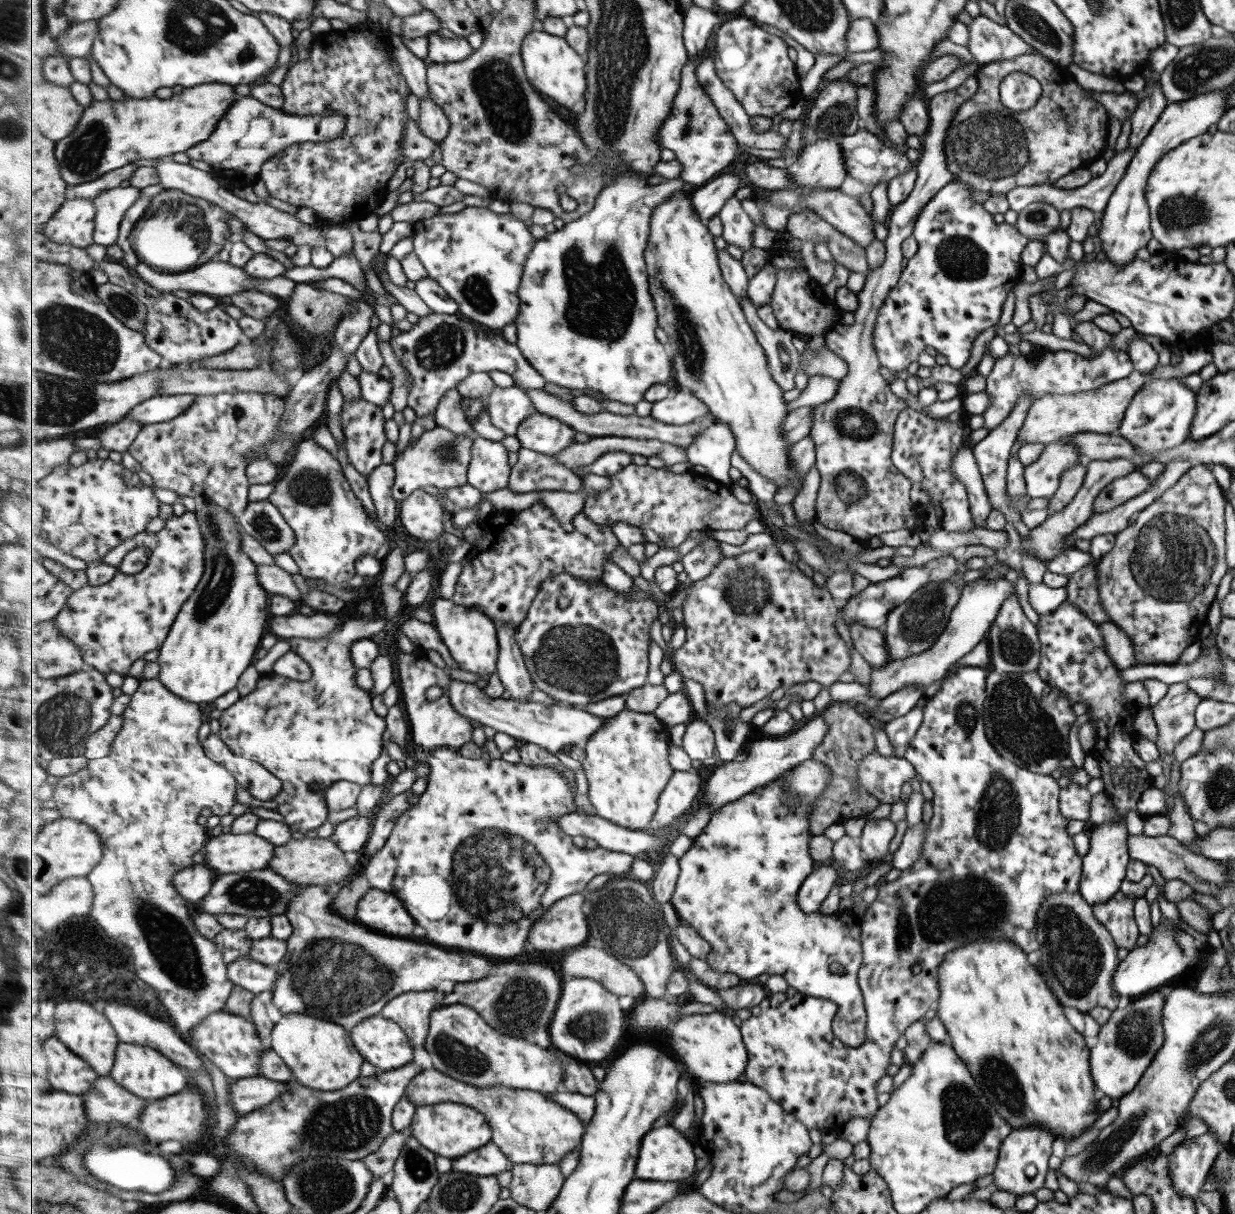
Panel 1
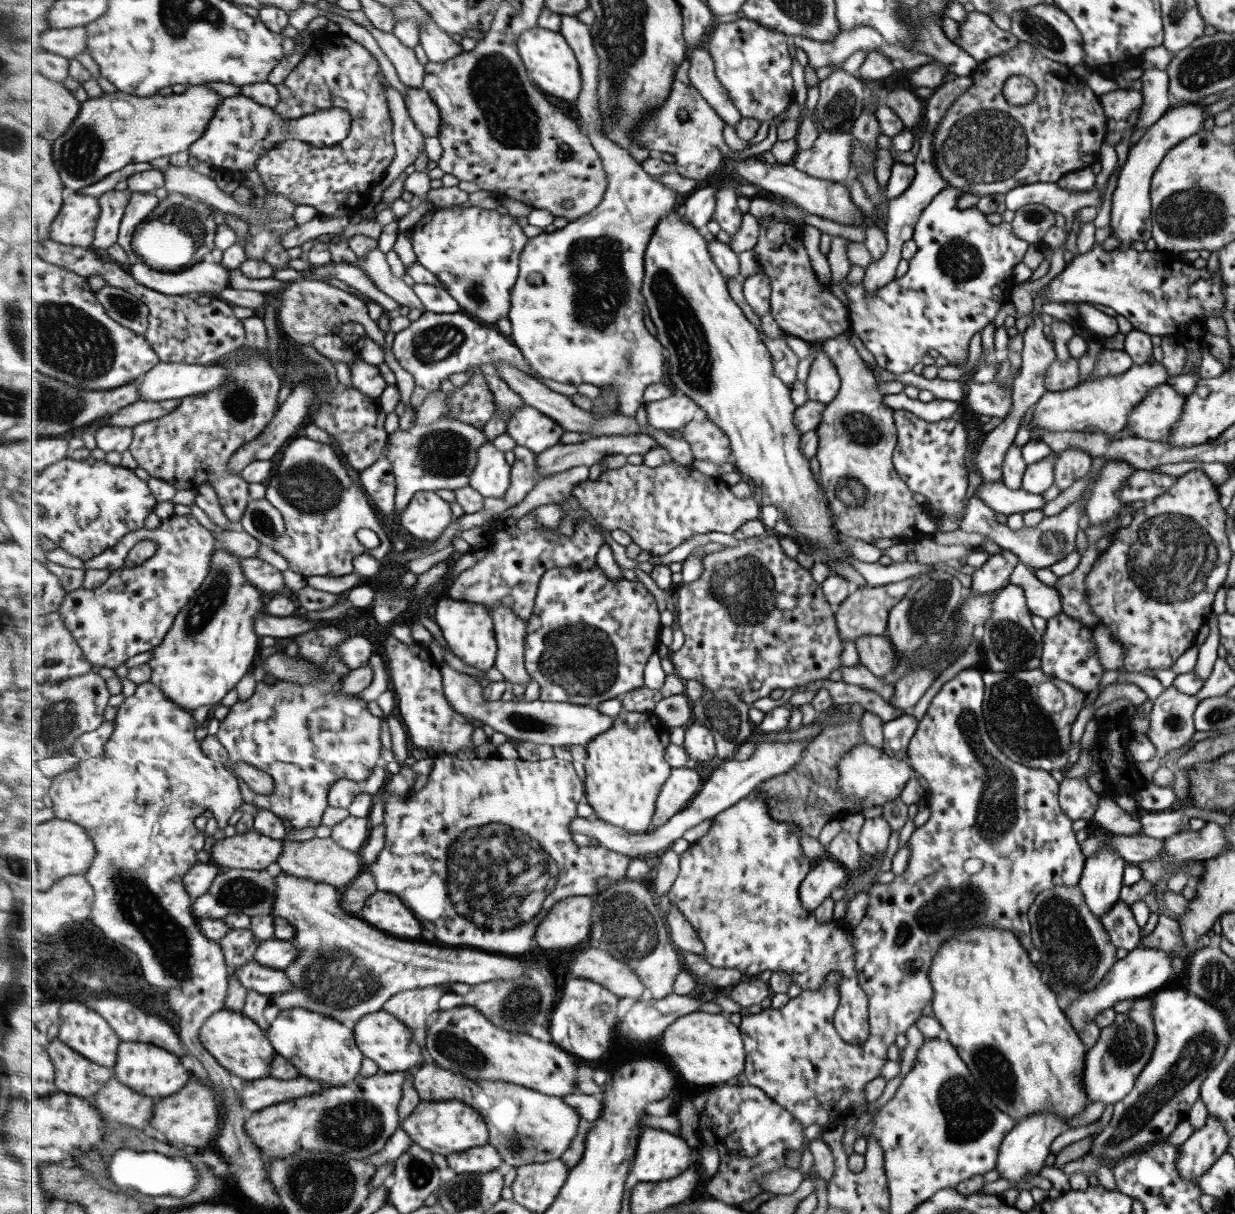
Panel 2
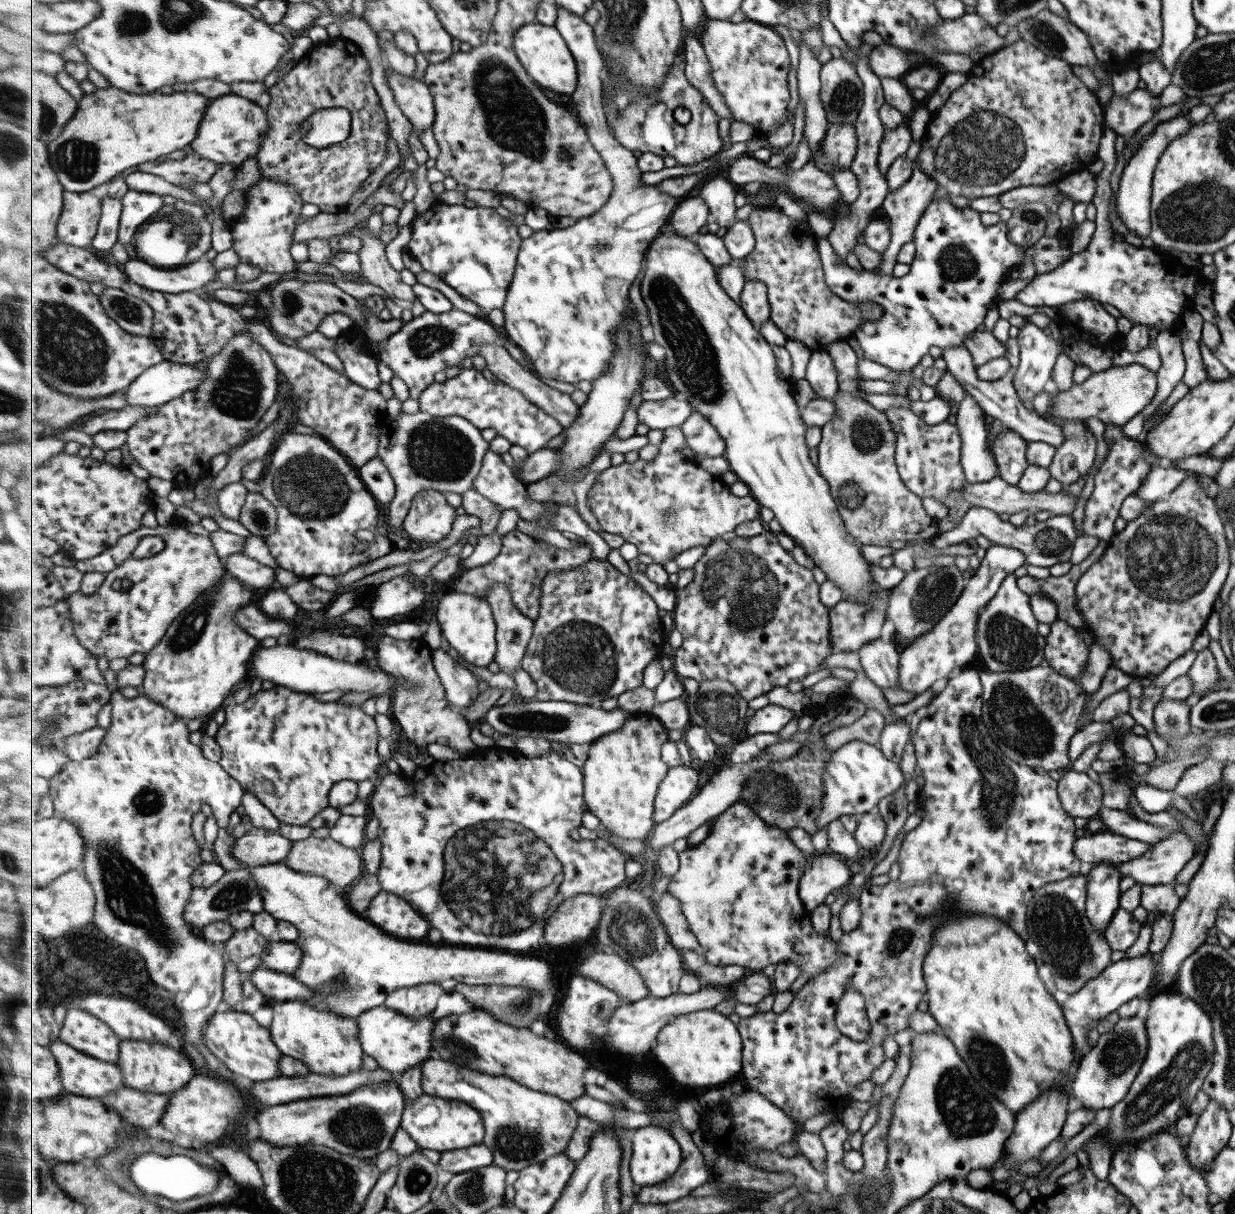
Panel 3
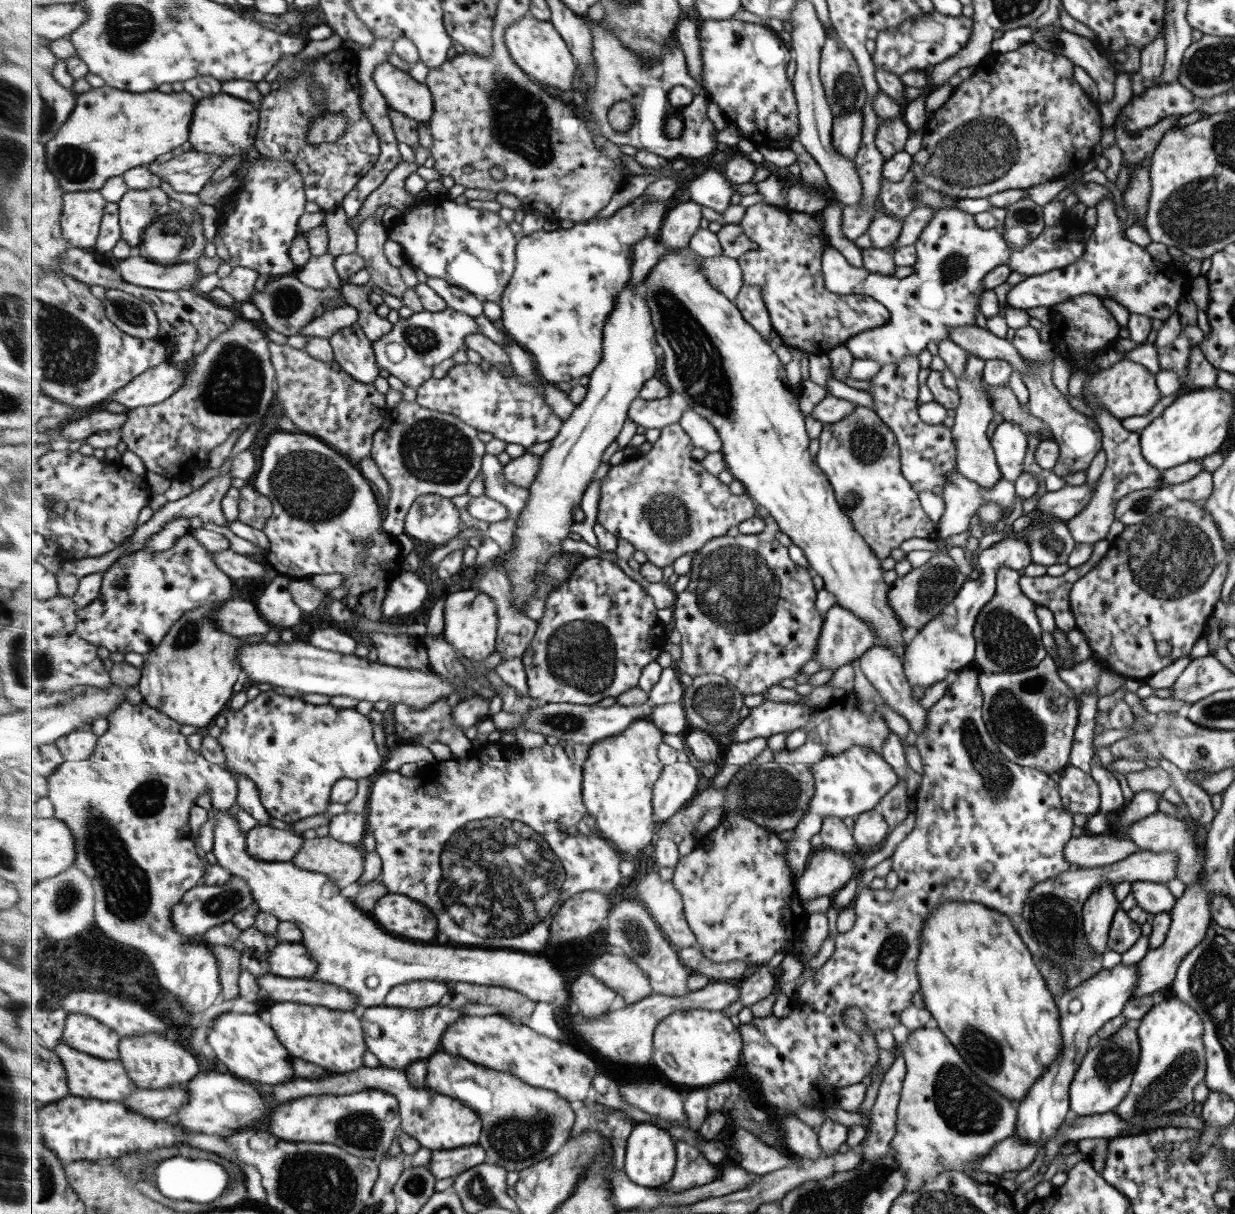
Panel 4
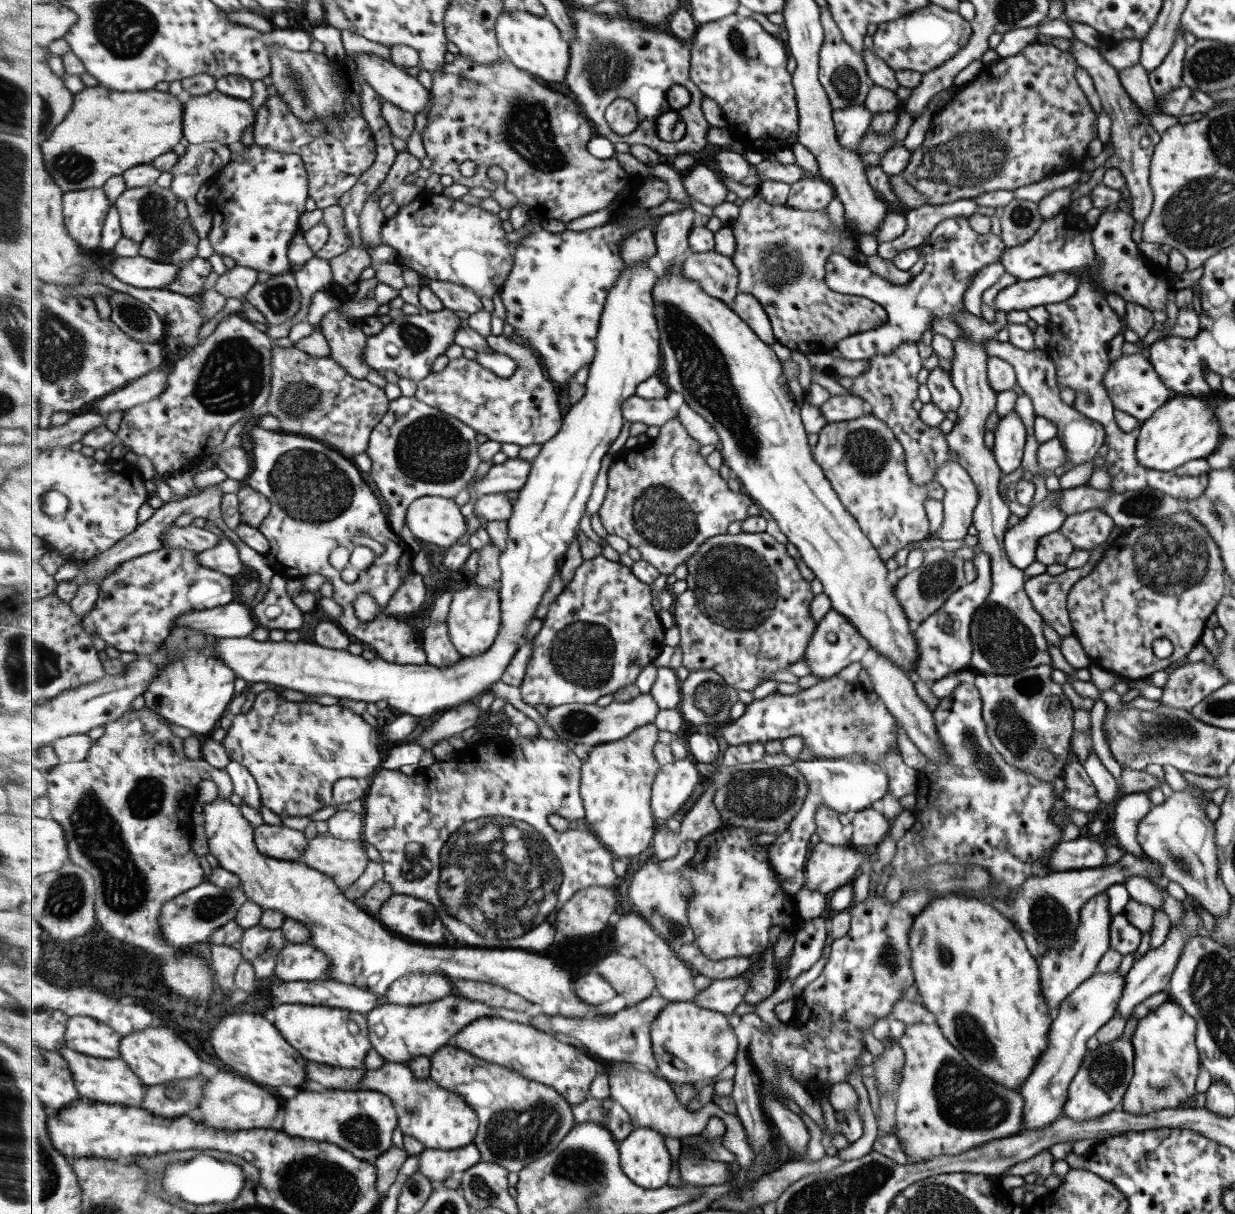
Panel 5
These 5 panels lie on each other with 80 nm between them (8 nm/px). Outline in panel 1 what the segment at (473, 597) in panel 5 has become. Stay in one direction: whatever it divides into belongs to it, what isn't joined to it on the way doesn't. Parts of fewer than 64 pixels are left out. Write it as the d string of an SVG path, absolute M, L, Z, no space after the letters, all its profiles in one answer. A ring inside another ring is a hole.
M439 597L433 606L433 621L460 668L489 678L495 674L500 658L498 628L487 613L455 604L453 599Z

